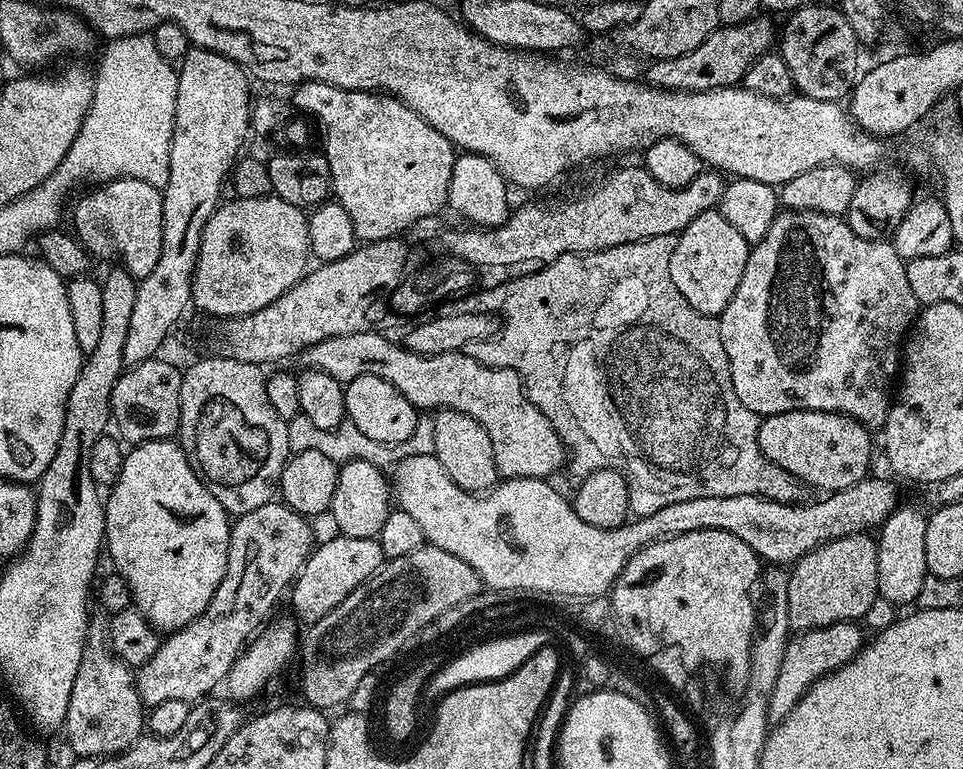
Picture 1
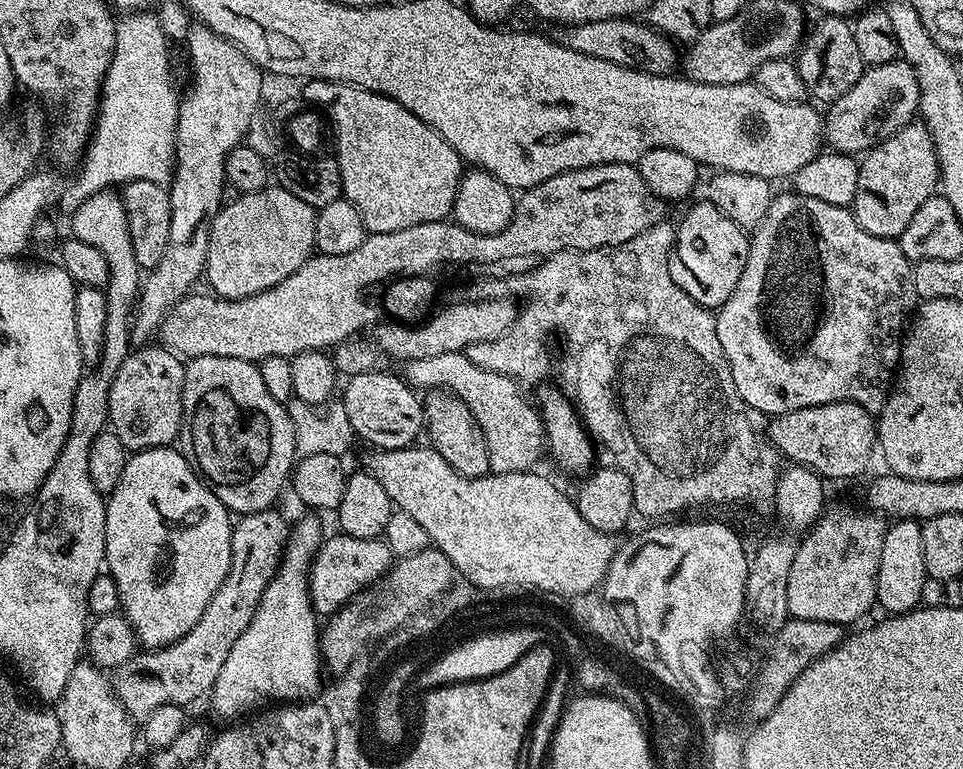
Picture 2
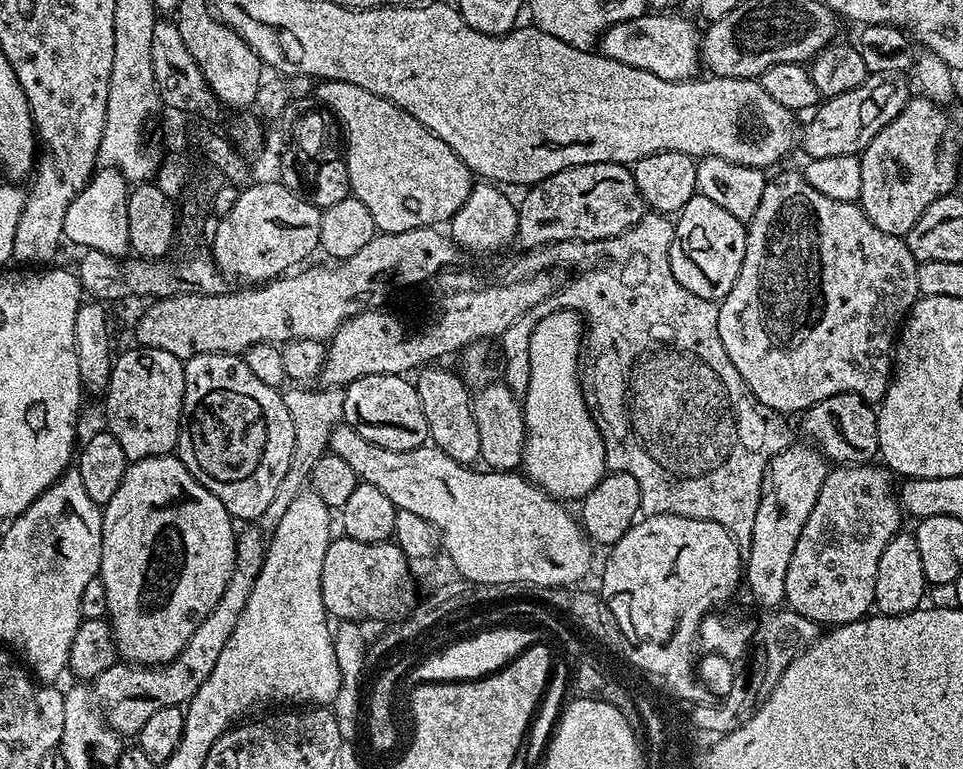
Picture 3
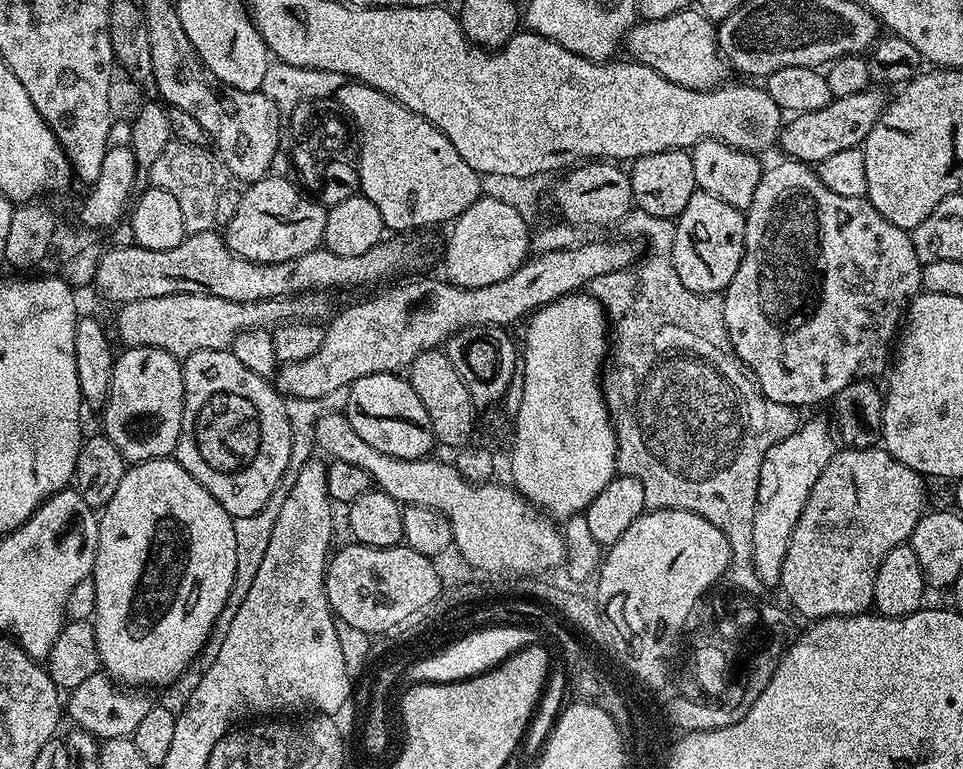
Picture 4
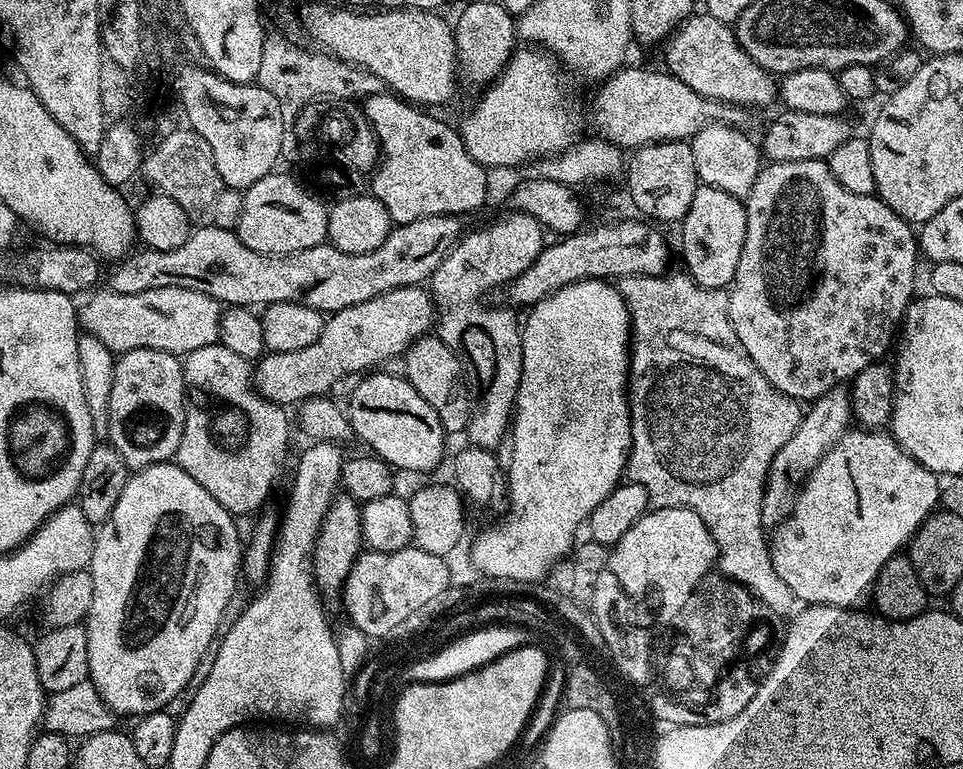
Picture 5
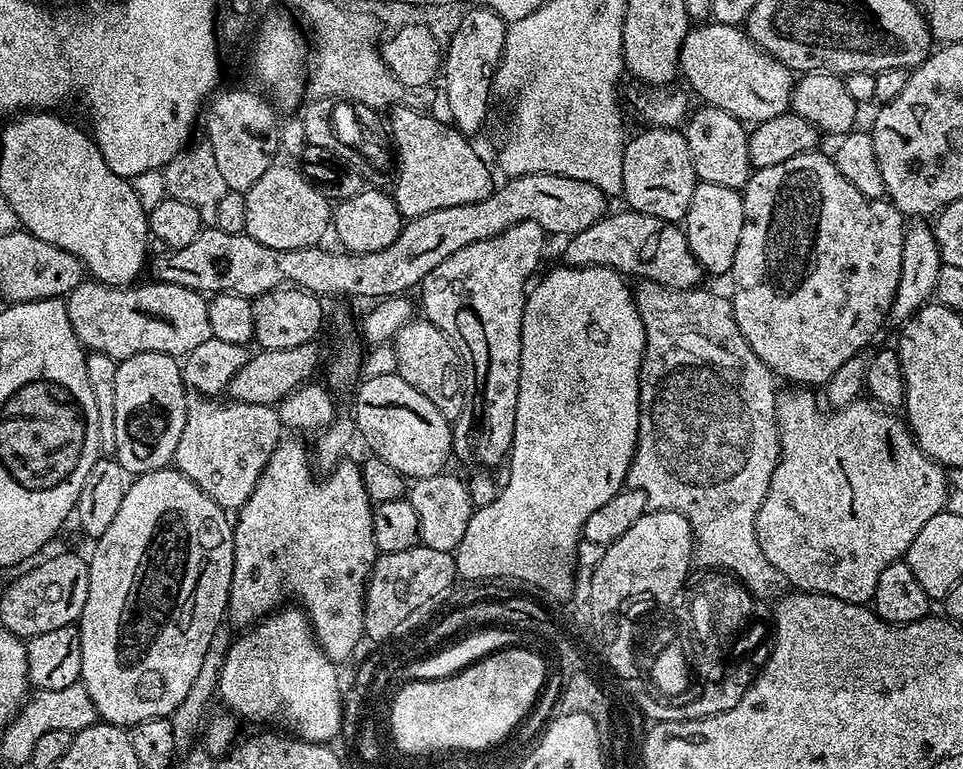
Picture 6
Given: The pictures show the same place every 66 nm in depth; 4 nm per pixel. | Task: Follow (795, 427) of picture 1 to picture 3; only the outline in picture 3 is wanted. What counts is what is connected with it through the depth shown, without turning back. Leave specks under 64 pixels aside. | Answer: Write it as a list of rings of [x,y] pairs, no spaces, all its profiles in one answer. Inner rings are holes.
[[[834,394],[830,398],[822,398],[822,402],[803,413],[804,432],[809,436],[805,437],[819,448],[824,453],[825,460],[833,465],[867,464],[877,459],[880,450],[877,415],[877,409],[858,394]]]

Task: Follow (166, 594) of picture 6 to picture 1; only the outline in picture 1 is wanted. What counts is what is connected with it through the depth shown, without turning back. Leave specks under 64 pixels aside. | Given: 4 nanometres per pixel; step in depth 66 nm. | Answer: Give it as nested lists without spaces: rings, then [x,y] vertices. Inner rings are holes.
[[[175,439],[151,440],[145,444],[135,445],[125,455],[122,474],[118,474],[118,482],[111,485],[109,494],[104,500],[104,538],[106,541],[106,552],[112,555],[112,564],[115,571],[128,584],[128,589],[132,595],[132,602],[137,612],[140,612],[148,619],[149,624],[158,629],[161,633],[171,634],[180,628],[185,628],[214,598],[214,590],[218,590],[218,582],[222,582],[222,574],[226,574],[226,558],[228,557],[228,530],[230,527],[229,513],[224,511],[224,507],[210,494],[210,490],[200,479],[200,473],[190,463],[190,457],[183,447]]]

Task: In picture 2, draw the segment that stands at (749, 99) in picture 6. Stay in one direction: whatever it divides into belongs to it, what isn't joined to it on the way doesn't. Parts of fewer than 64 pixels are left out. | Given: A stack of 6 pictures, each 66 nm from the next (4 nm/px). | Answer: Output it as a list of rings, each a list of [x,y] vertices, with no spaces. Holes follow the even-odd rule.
[[[636,18],[618,20],[595,20],[589,24],[570,24],[559,29],[558,39],[570,50],[578,50],[578,54],[590,54],[594,58],[602,58],[606,62],[620,64],[623,68],[638,68],[645,72],[653,72],[656,76],[667,76],[677,67],[677,45],[663,36],[647,22]]]

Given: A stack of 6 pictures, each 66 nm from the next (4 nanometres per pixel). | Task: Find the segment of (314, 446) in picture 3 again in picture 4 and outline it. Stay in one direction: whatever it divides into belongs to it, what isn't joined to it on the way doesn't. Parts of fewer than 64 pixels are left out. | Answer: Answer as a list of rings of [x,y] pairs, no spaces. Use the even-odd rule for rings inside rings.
[[[288,398],[285,399],[286,418],[290,418],[290,430],[292,431],[292,445],[290,446],[290,459],[286,464],[282,478],[278,478],[278,484],[274,491],[266,500],[266,505],[258,514],[247,515],[244,518],[233,517],[232,525],[234,526],[235,553],[237,561],[235,562],[234,585],[231,586],[230,595],[226,600],[226,606],[222,608],[220,614],[215,619],[215,625],[208,636],[207,641],[202,645],[202,651],[194,662],[194,668],[197,673],[208,671],[214,664],[215,657],[220,651],[221,642],[224,641],[227,633],[229,633],[230,624],[238,615],[238,608],[244,603],[248,591],[254,583],[256,572],[260,566],[262,556],[266,552],[266,546],[270,540],[274,525],[278,520],[278,516],[283,509],[289,497],[292,487],[296,484],[296,480],[302,471],[302,466],[308,460],[313,459],[314,445],[316,442],[316,423],[326,411],[326,404],[323,400],[307,400],[306,398]]]

